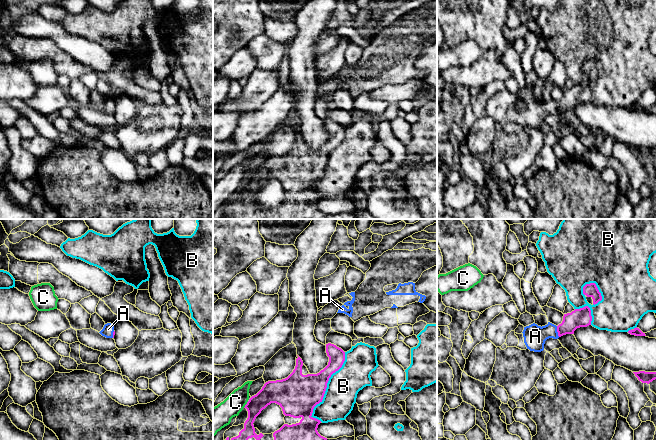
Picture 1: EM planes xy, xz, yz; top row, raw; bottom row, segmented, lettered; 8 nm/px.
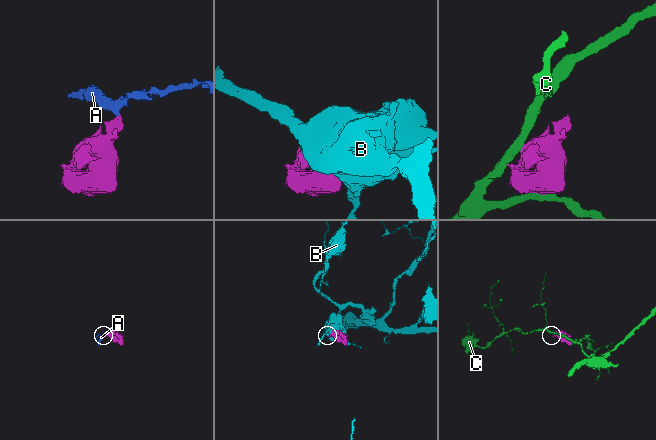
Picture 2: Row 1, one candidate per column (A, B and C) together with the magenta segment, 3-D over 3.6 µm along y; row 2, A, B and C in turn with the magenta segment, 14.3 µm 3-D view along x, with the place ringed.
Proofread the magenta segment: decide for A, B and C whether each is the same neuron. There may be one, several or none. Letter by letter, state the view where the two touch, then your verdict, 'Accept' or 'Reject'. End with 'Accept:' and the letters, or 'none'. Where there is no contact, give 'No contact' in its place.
A: Touches magenta in yz. Accept
B: Touches magenta in xz. Reject
C: Touches magenta in xz. Reject
Accept: A

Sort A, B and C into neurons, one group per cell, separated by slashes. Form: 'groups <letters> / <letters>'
groups A / B / C

